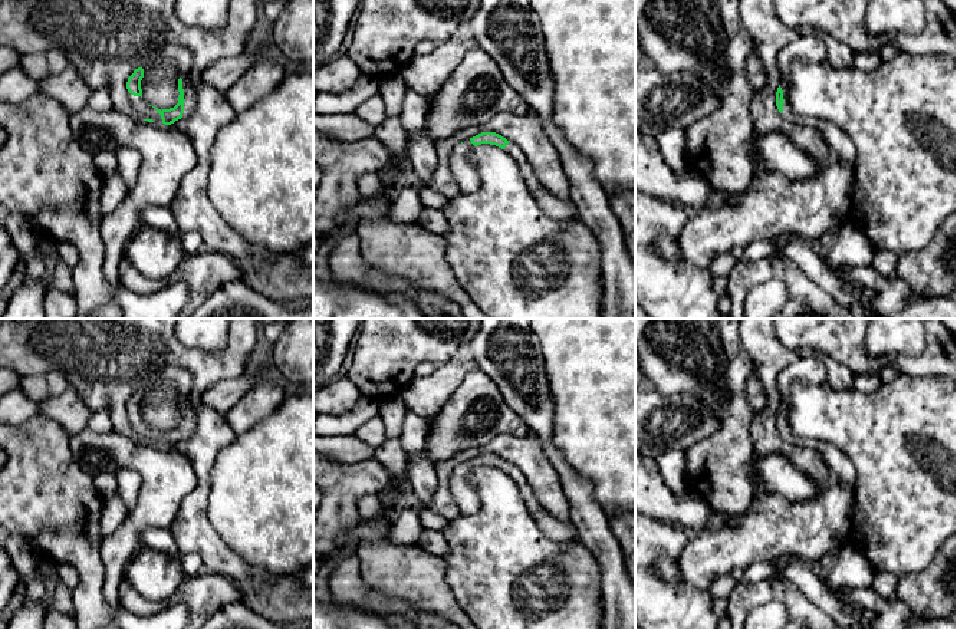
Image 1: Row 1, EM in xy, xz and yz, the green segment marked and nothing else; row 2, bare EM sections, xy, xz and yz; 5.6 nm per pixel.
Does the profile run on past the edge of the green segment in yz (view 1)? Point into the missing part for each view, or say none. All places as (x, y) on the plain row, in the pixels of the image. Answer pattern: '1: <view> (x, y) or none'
1: yz (806, 368)

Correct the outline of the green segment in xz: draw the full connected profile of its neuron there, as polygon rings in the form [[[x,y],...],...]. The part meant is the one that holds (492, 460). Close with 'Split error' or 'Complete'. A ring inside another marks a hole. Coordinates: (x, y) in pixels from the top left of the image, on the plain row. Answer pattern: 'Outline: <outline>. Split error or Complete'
Outline: [[[481,454],[454,470],[451,475],[451,495],[461,514],[474,516],[480,511],[480,497],[468,481],[468,472],[481,465],[496,467],[514,481],[530,516],[549,539],[555,541],[573,541],[578,539],[575,526],[570,521],[562,521],[550,516],[536,500],[523,472],[496,454]]]. Split error

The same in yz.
Outline: [[[802,353],[777,376],[777,389],[780,393],[780,406],[776,414],[776,428],[782,438],[792,445],[803,445],[819,452],[829,470],[846,484],[851,490],[856,485],[856,471],[845,452],[838,447],[820,439],[808,439],[796,437],[787,424],[787,401],[792,383],[795,381],[806,381],[813,385],[828,382],[826,369],[822,360],[809,353]]]. Split error

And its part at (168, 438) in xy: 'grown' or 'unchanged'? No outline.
grown

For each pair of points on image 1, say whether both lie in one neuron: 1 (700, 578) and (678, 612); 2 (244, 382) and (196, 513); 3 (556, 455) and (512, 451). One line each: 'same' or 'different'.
1: different
2: different
3: different

